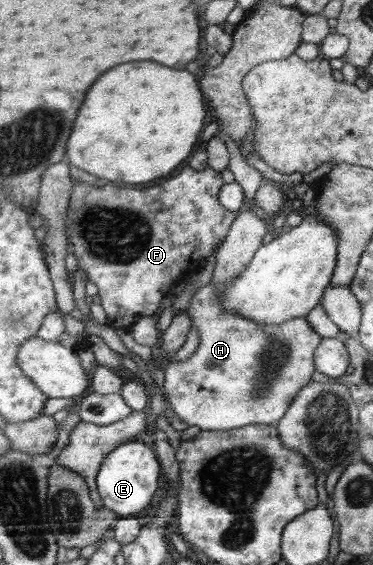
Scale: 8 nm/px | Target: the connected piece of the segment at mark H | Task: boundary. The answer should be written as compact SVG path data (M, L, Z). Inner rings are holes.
M211 284L206 287L201 287L198 289L187 307L187 315L191 319L191 327L197 331L199 335L199 346L195 351L194 355L191 355L187 361L173 361L168 363L164 369L165 377L163 383L163 392L167 396L167 402L171 406L173 413L179 416L179 419L183 420L184 426L197 425L201 430L228 430L233 428L240 428L244 425L275 425L284 415L287 409L289 409L289 404L293 401L293 398L299 393L301 387L305 387L309 381L311 381L311 376L315 373L316 368L314 367L314 352L317 350L319 343L321 342L321 337L308 323L308 321L303 317L295 317L289 319L289 321L283 321L279 325L259 325L259 323L253 323L237 313L227 313L223 303L219 299L215 299L215 289Z

